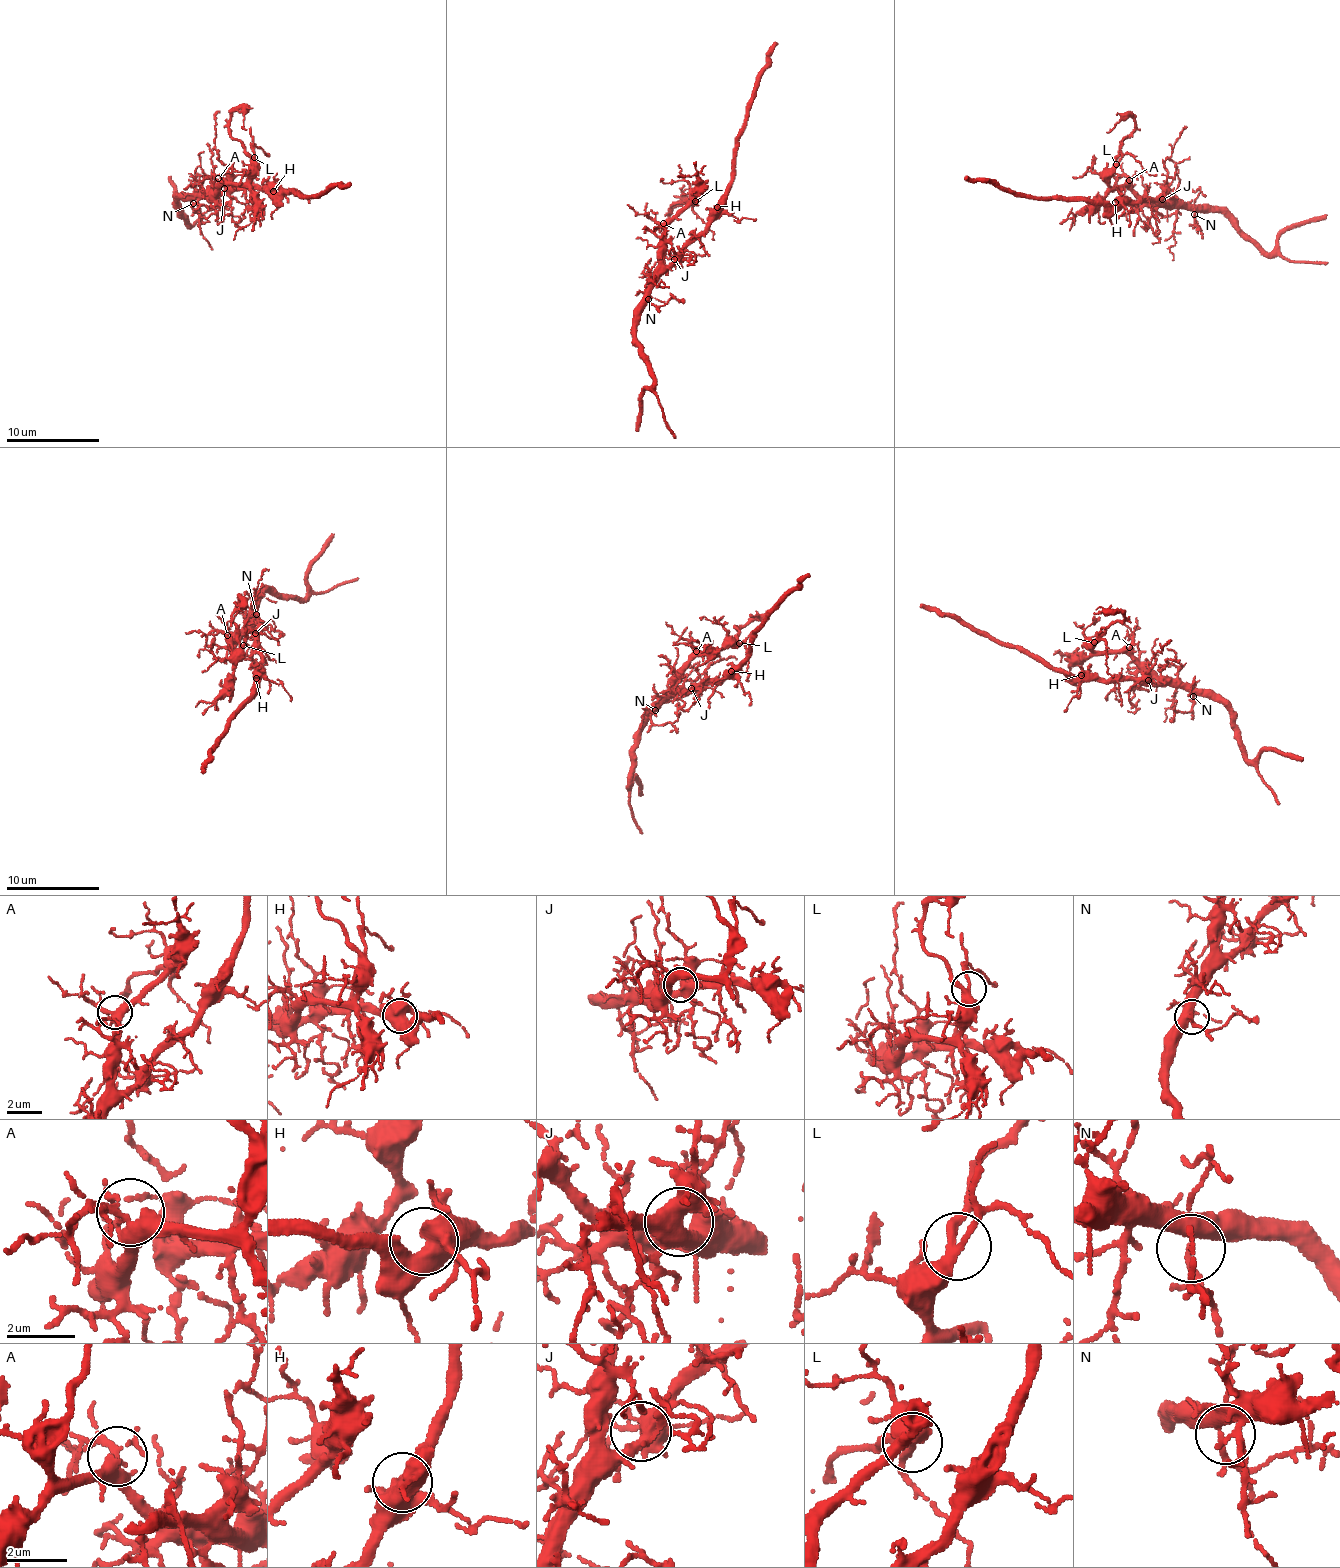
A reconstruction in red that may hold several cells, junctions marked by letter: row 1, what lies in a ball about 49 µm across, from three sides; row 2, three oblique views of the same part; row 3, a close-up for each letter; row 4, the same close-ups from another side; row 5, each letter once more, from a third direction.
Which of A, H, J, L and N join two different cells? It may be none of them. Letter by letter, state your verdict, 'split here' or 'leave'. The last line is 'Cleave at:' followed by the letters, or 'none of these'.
A: leave
H: leave
J: leave
L: leave
N: leave
Cleave at: none of these

